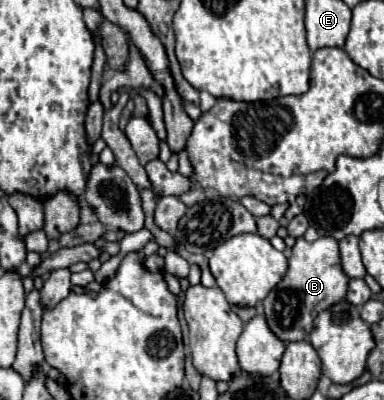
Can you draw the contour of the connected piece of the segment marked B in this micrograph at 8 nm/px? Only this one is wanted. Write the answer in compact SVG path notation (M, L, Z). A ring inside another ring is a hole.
M323 235L317 241L309 243L303 237L299 237L291 249L289 269L285 277L263 301L263 311L271 331L285 343L307 339L317 313L345 299L347 285L349 285L349 277L341 267L337 239Z

